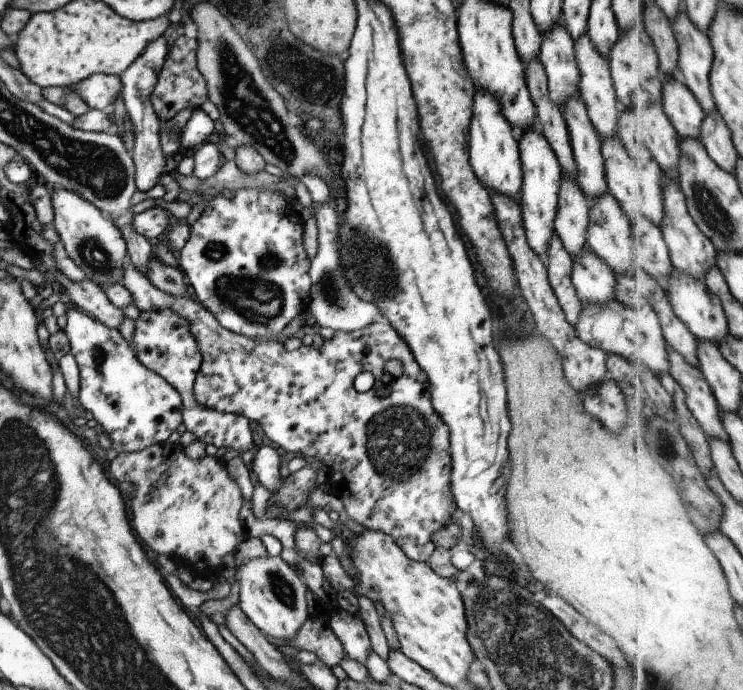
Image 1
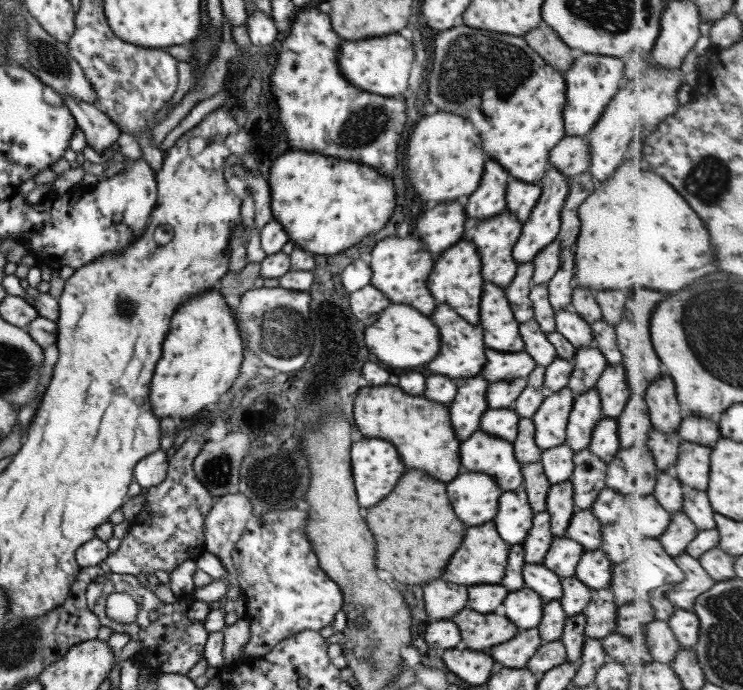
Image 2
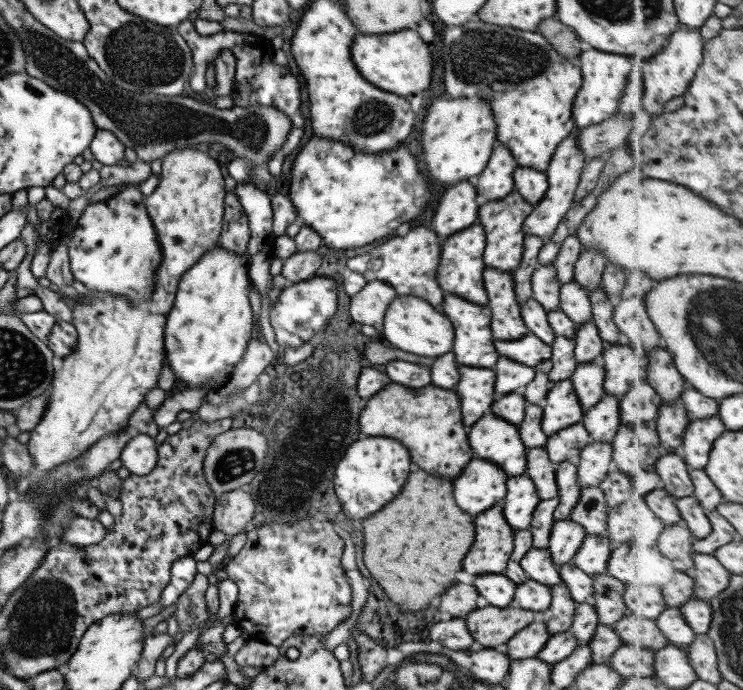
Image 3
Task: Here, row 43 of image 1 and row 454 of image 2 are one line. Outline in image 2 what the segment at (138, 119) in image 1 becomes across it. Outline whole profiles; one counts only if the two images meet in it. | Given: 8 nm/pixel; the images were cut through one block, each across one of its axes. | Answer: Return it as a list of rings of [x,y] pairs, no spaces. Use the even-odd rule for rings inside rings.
[[[161,449],[155,450],[153,454],[147,454],[145,458],[137,460],[133,466],[133,481],[140,488],[155,487],[160,484],[168,472],[168,457]]]

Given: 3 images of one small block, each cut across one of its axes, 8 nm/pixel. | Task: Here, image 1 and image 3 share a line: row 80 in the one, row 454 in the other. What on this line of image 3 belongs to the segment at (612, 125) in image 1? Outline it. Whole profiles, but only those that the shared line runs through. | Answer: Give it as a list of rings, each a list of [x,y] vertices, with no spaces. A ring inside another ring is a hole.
[[[591,441],[575,460],[577,484],[580,488],[598,486],[612,469],[612,446],[608,442]]]

